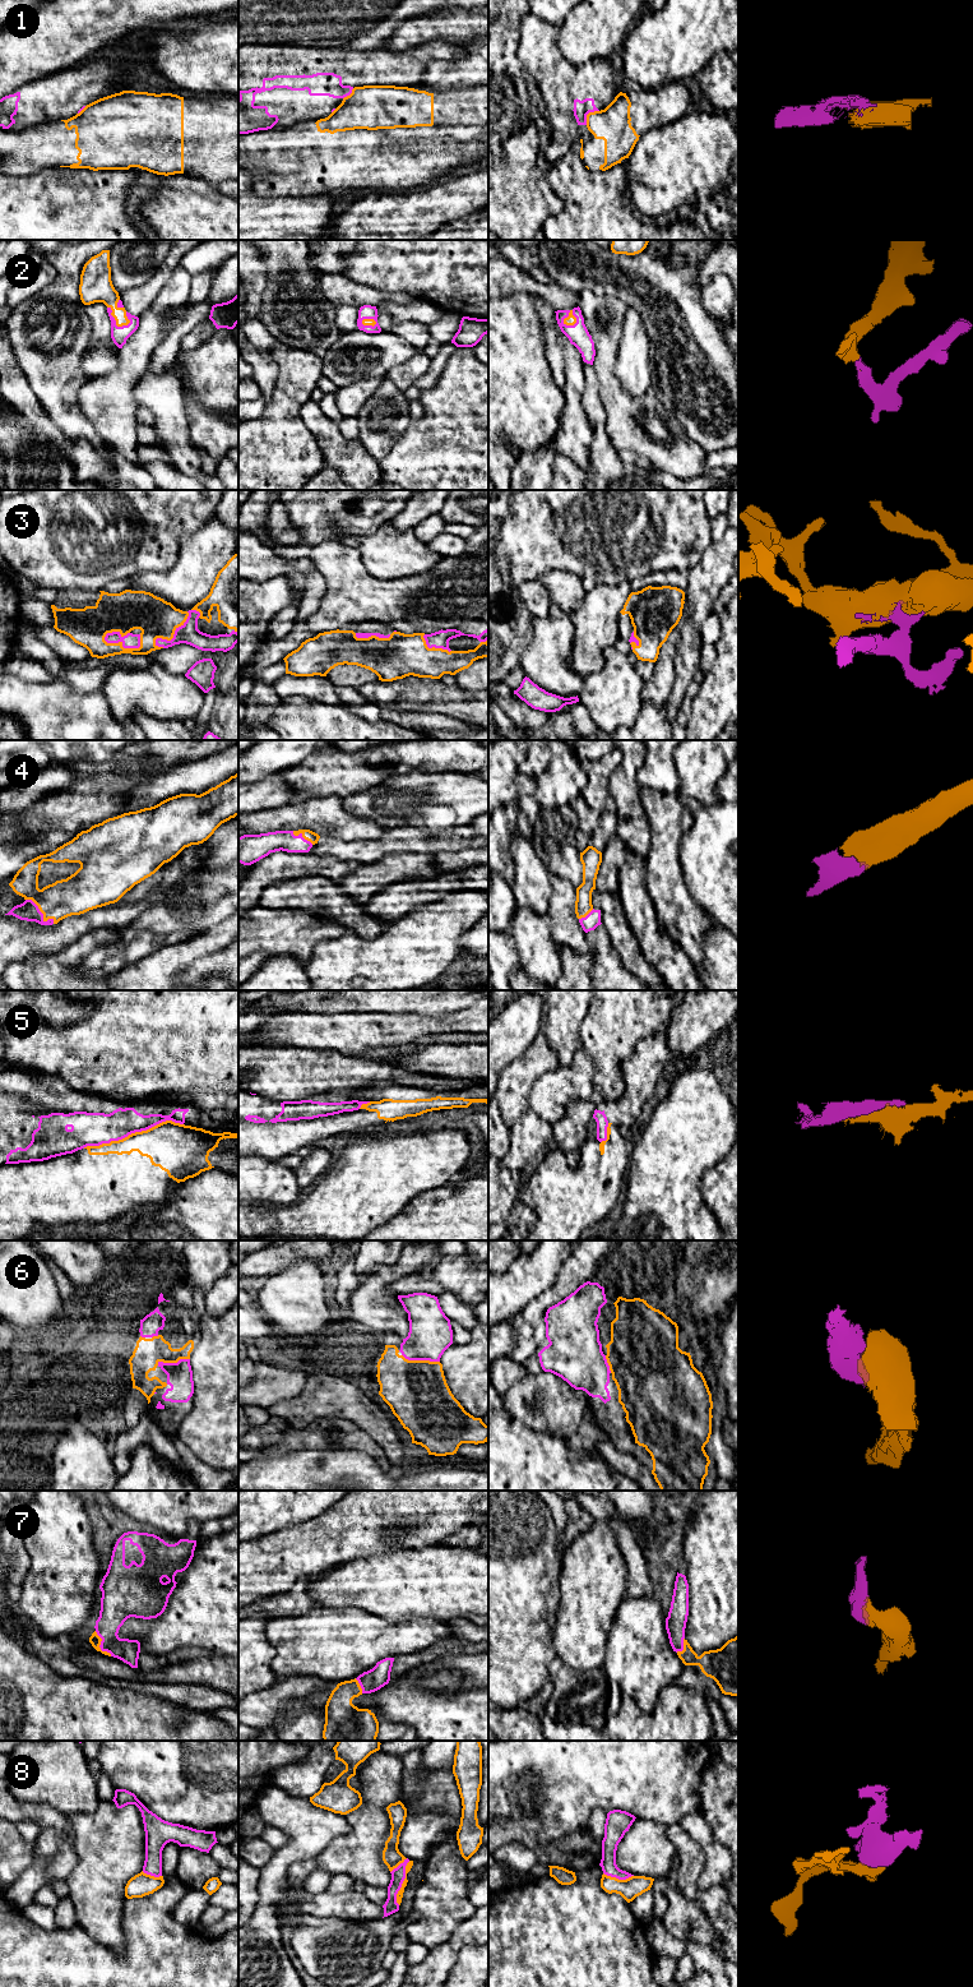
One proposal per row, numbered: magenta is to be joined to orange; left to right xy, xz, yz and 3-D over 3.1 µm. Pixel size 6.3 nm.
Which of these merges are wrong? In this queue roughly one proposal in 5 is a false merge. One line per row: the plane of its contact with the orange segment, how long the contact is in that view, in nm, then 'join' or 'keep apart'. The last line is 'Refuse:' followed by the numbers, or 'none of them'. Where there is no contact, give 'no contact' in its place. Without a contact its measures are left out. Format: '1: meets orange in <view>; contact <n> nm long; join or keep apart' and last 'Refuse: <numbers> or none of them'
1: meets orange in yz; contact 130 nm long; keep apart
2: meets orange in xy; contact 180 nm long; join
3: meets orange in xy; contact 240 nm long; join
4: meets orange in xy; contact 240 nm long; join
5: meets orange in xy; contact 650 nm long; keep apart
6: meets orange in xz; contact 240 nm long; join
7: meets orange in xy; contact 190 nm long; join
8: meets orange in xz; contact 280 nm long; keep apart
Refuse: 1, 5, 8

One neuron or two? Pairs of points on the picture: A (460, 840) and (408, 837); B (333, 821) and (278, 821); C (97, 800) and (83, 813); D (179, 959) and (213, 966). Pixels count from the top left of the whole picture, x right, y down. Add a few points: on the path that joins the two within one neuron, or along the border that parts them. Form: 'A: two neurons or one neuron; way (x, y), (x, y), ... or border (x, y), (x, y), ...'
A: one neuron; way (448, 840), (421, 840)
B: one neuron; way (319, 819), (292, 819)
C: one neuron; way (93, 804), (87, 809)
D: two neurons; border (221, 951), (198, 957), (174, 976)

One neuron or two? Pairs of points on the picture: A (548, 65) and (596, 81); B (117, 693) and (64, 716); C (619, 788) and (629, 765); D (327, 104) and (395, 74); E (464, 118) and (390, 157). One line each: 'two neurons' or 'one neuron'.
A: one neuron
B: two neurons
C: one neuron
D: one neuron
E: one neuron

